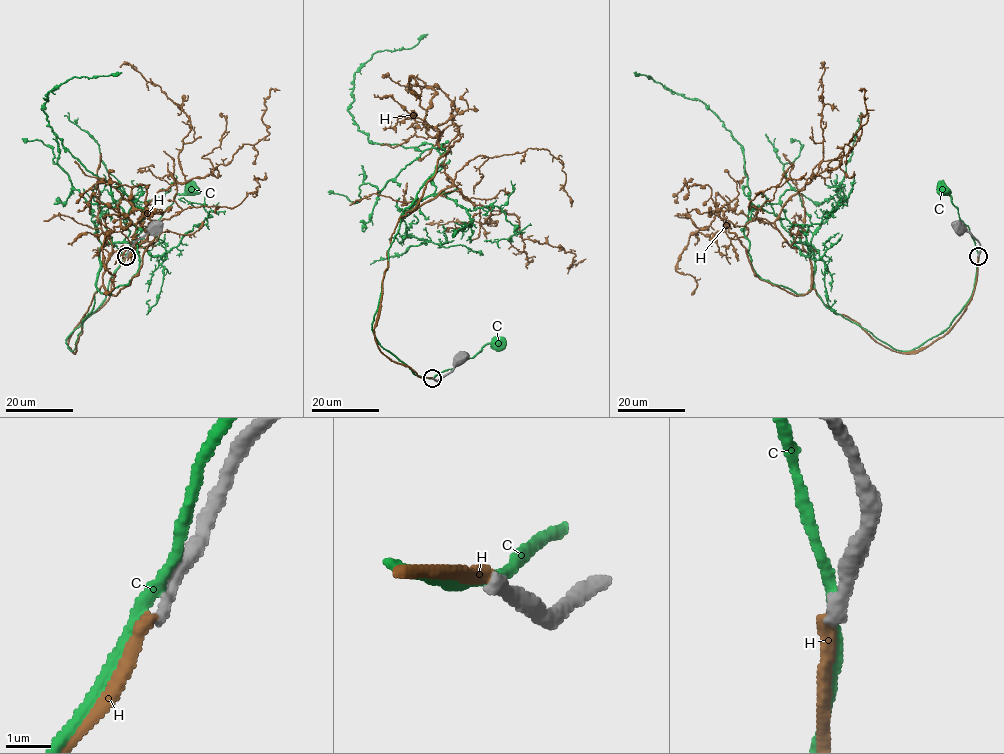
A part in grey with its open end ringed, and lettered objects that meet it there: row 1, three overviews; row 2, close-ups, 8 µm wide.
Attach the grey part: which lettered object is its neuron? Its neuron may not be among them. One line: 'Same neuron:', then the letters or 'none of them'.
Same neuron: none of them

